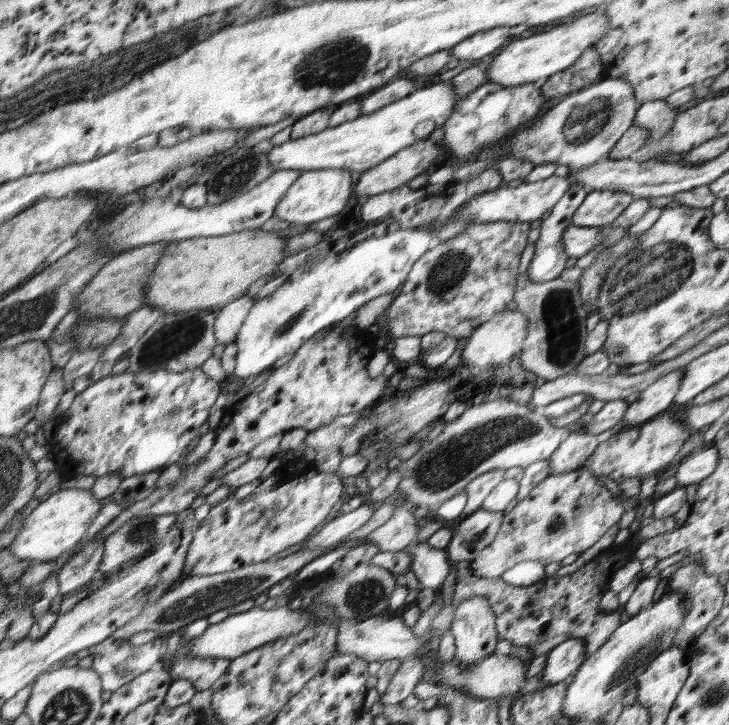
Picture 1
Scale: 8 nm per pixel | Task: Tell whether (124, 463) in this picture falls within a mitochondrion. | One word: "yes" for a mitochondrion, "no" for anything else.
no

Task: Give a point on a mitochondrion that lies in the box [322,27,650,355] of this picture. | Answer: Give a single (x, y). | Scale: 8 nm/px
(585, 124)

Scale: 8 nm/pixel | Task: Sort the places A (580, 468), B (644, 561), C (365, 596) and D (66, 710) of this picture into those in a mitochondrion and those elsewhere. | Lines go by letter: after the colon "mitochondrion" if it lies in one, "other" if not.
A: other
B: other
C: mitochondrion
D: mitochondrion

